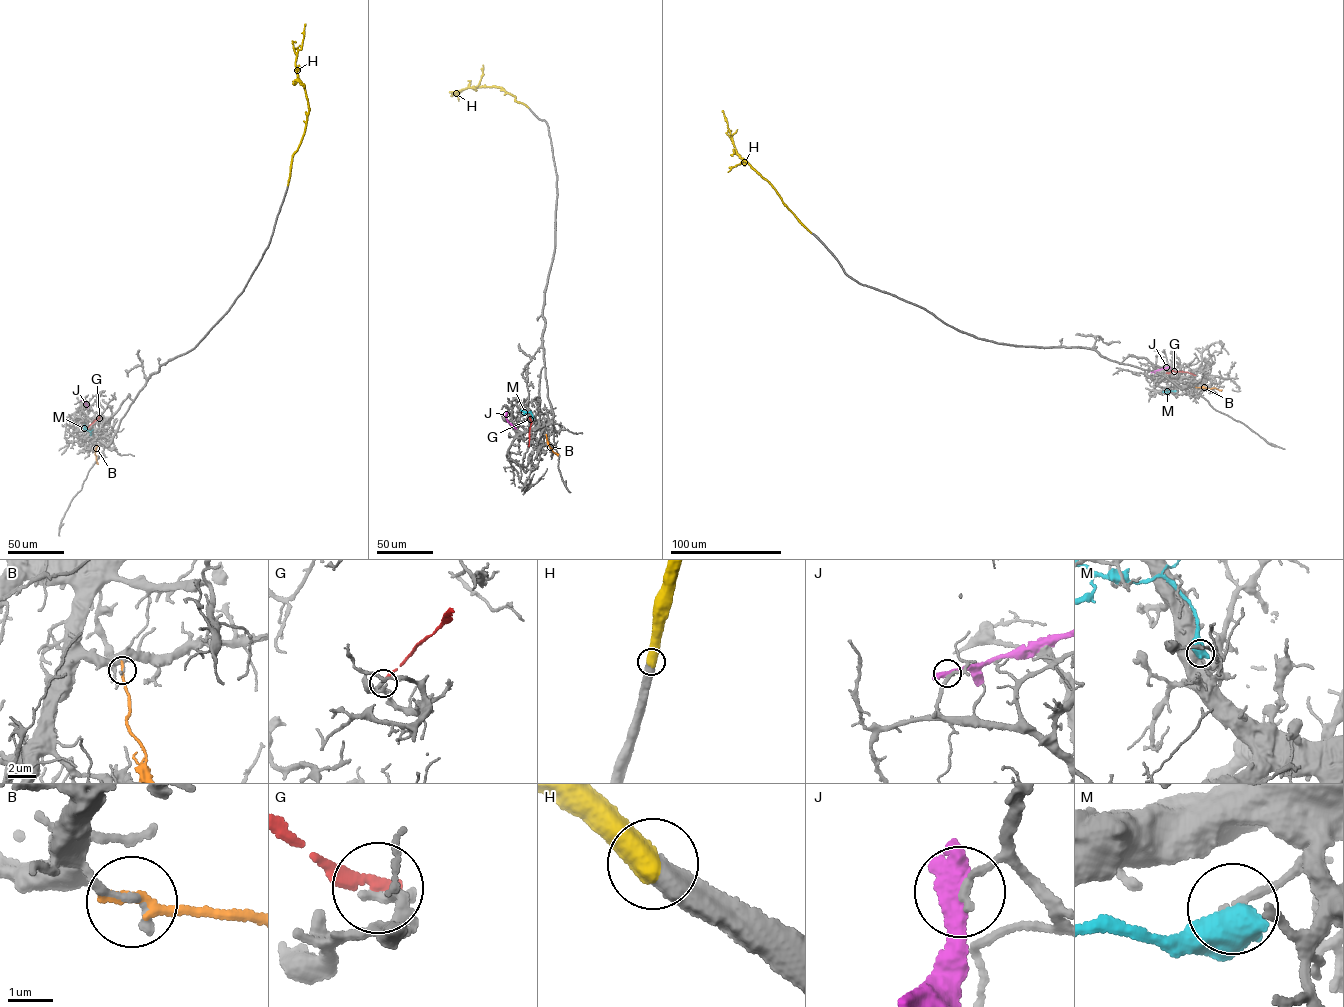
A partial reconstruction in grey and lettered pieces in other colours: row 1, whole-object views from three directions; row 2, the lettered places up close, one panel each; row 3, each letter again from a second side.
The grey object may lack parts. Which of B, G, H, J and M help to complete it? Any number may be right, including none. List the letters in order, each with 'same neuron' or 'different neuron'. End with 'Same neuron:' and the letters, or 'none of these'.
B: different neuron
G: different neuron
H: same neuron
J: different neuron
M: different neuron
Same neuron: H

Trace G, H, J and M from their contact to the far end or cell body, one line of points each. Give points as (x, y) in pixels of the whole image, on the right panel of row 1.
G: (1194, 375), (1179, 371), (1166, 373)
H: (811, 232), (788, 209), (768, 181), (736, 152), (722, 110)
J: (1152, 372), (1170, 368)
M: (1175, 390), (1162, 391)

